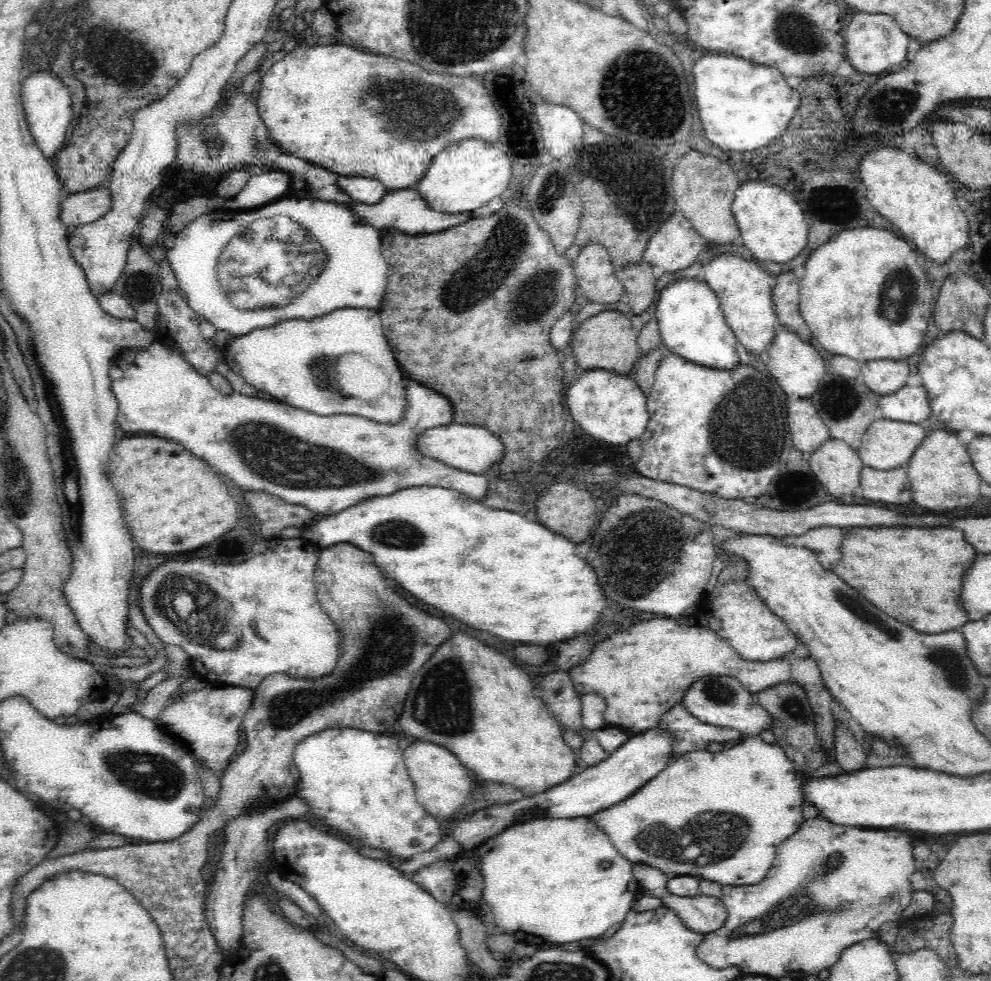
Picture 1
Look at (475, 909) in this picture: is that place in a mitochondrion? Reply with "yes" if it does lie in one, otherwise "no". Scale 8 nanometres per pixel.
no

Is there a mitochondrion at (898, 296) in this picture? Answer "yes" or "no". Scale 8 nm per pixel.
yes

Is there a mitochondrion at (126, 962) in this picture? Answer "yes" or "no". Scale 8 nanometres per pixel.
no

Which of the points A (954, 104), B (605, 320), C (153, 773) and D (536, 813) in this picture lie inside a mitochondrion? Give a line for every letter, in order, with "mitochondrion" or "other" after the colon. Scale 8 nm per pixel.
A: other
B: other
C: mitochondrion
D: other

